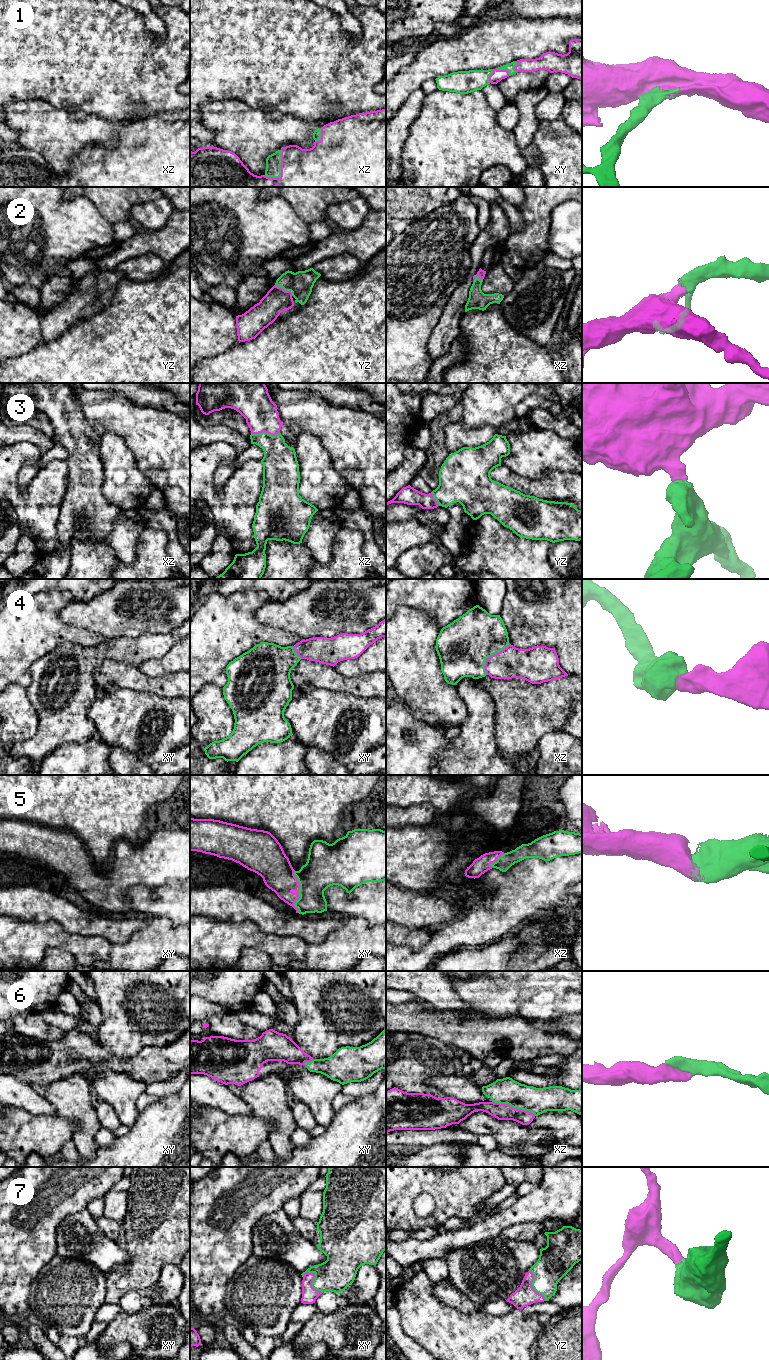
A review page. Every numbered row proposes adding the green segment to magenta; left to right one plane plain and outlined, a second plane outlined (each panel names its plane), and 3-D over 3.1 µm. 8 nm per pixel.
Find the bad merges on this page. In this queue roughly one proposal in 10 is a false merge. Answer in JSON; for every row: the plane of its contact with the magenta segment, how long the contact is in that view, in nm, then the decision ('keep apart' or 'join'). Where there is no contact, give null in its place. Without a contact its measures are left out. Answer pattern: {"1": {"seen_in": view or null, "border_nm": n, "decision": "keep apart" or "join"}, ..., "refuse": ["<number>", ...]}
{"1": {"seen_in": "xz", "border_nm": 260, "decision": "join"}, "2": {"seen_in": "yz", "border_nm": 170, "decision": "join"}, "3": {"seen_in": "xz", "border_nm": 240, "decision": "join"}, "4": {"seen_in": "xz", "border_nm": 320, "decision": "join"}, "5": {"seen_in": "xy", "border_nm": 340, "decision": "join"}, "6": {"seen_in": "xz", "border_nm": 360, "decision": "join"}, "7": {"seen_in": "xy", "border_nm": 220, "decision": "join"}, "refuse": []}

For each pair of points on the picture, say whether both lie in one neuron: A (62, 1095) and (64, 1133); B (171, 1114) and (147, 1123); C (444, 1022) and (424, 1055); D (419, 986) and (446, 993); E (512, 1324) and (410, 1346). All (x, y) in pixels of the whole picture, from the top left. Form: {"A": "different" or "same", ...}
{"A": "different", "B": "same", "C": "different", "D": "same", "E": "different"}

